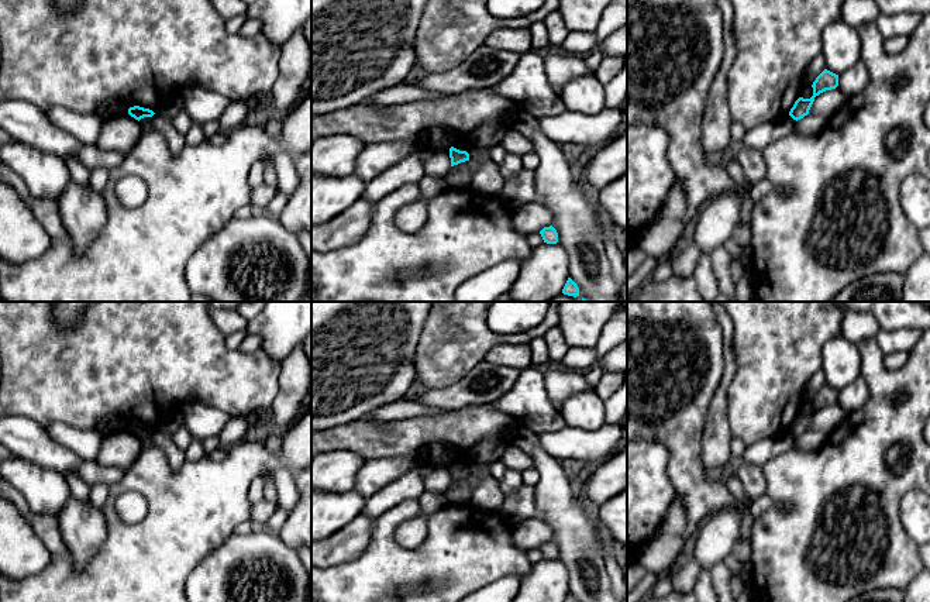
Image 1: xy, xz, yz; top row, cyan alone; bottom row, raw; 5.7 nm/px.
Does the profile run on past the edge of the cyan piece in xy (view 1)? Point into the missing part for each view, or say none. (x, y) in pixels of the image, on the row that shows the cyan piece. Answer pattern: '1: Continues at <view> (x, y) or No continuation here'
1: No continuation here

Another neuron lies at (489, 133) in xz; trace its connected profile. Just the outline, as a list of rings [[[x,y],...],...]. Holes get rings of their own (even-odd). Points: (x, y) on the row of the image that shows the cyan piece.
[[[485,121],[482,123],[471,137],[471,144],[478,148],[492,148],[500,144],[507,125],[502,121]]]

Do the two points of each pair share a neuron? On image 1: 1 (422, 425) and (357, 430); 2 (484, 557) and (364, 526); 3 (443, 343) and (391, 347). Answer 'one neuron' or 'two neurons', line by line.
1: one neuron
2: two neurons
3: two neurons

